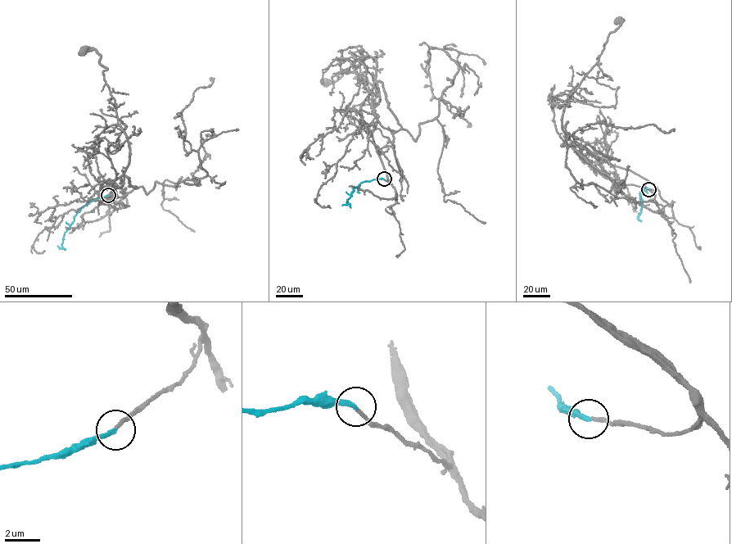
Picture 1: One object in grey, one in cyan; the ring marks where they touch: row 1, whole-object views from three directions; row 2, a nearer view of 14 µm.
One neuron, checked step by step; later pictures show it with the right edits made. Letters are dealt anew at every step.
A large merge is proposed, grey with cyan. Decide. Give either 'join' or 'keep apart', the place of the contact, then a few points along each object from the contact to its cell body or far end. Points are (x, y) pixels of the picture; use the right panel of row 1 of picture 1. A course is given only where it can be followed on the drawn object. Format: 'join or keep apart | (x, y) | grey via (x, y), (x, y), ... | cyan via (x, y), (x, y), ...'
join | (648, 189) | grey via (648, 189), (657, 188), (571, 141), (562, 129), (566, 102), (598, 61), (609, 34), (621, 24), (618, 20) | cyan via (648, 189), (642, 186), (641, 213), (638, 218), (641, 221)

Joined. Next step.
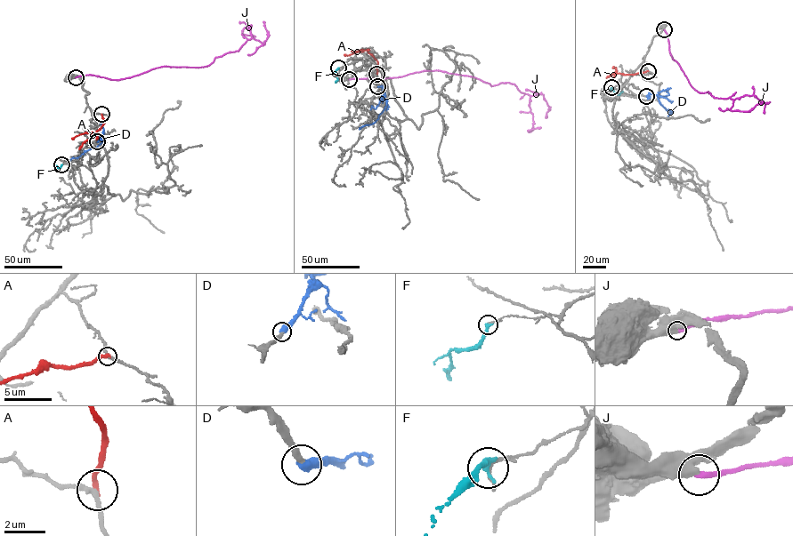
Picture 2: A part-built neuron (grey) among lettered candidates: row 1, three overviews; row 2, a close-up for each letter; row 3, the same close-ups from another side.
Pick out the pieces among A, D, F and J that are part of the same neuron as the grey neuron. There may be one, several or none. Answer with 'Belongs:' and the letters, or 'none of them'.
Belongs: D

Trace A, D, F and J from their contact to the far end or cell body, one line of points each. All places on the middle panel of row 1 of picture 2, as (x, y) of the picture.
A: (376, 74), (377, 60), (366, 50), (344, 54)
D: (377, 86), (382, 87), (386, 104), (374, 123), (360, 127)
F: (338, 68), (335, 72), (337, 81)
J: (349, 79), (439, 70), (491, 86), (509, 83), (530, 96), (533, 122), (528, 132), (541, 127)

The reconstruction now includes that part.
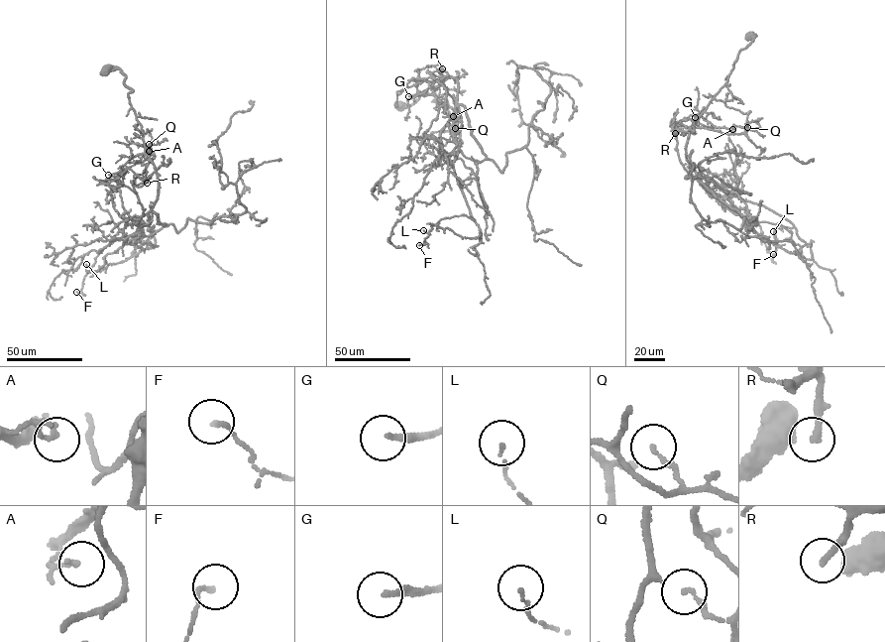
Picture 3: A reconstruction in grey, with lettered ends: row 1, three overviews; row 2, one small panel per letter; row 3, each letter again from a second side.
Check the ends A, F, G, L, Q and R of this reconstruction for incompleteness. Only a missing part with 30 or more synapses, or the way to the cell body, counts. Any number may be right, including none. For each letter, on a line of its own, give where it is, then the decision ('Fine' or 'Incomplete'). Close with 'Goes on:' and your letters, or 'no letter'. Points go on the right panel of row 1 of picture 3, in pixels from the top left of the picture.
A: Place: (732, 129). Fine
F: Place: (773, 254). Fine
G: Place: (695, 117). Incomplete
L: Place: (773, 231). Fine
Q: Place: (747, 127). Fine
R: Place: (675, 133). Incomplete
Goes on: G, R

